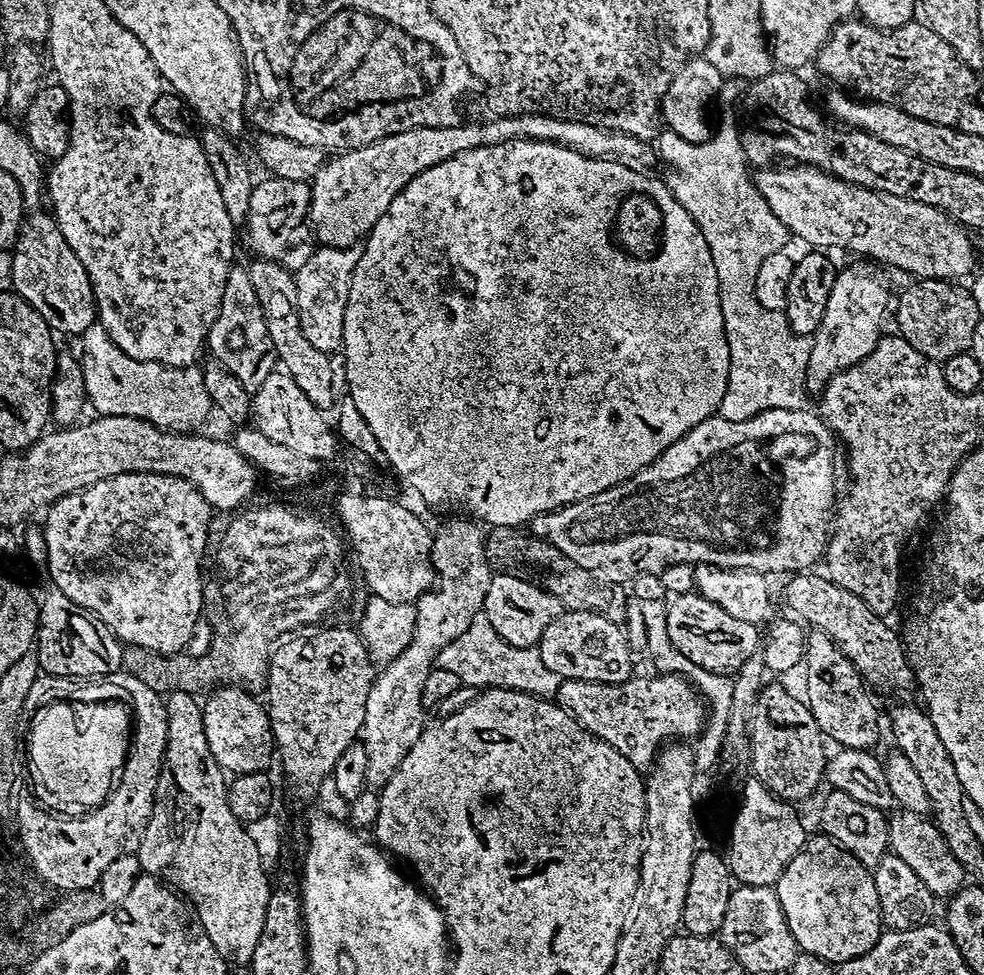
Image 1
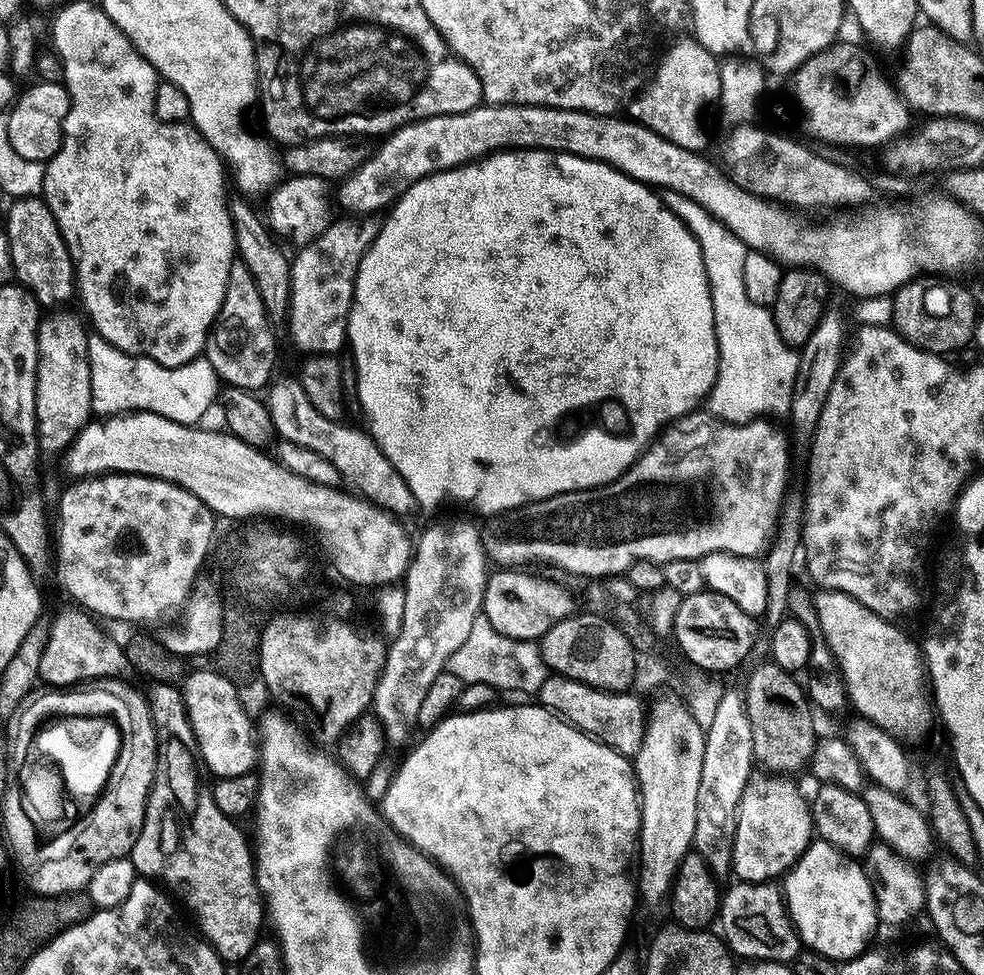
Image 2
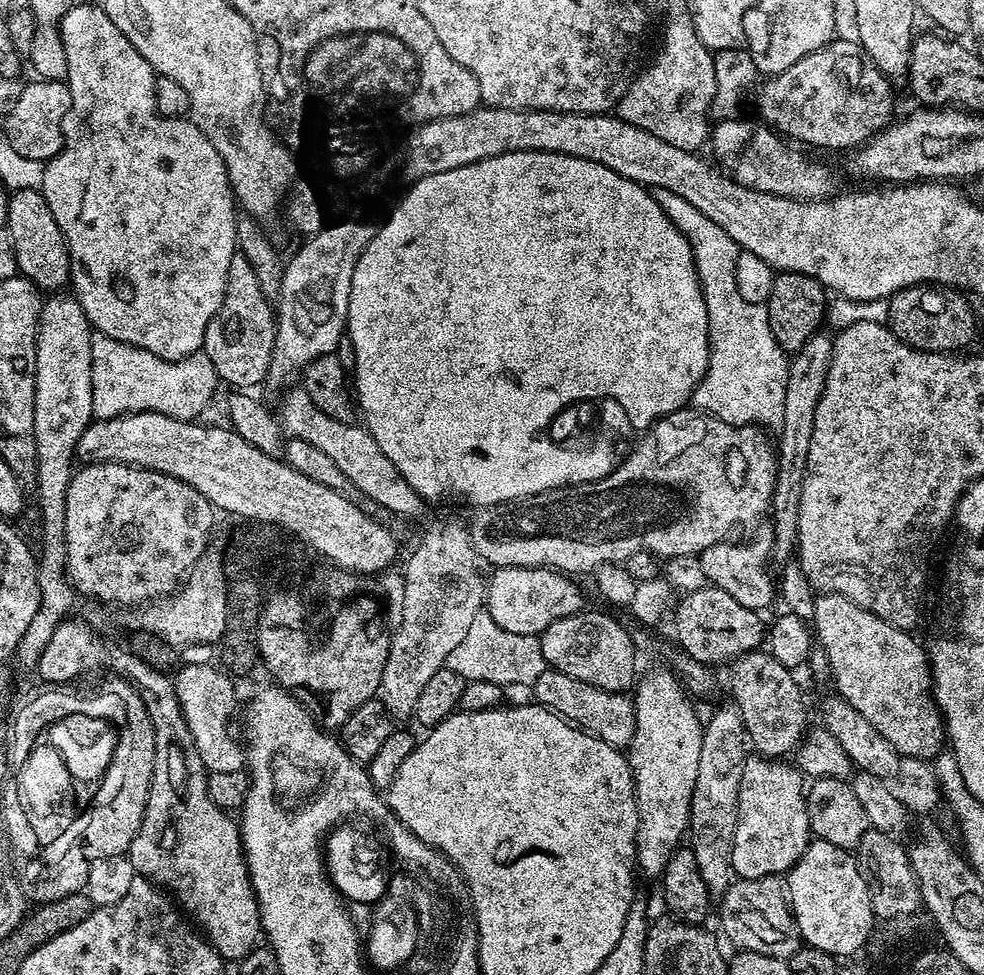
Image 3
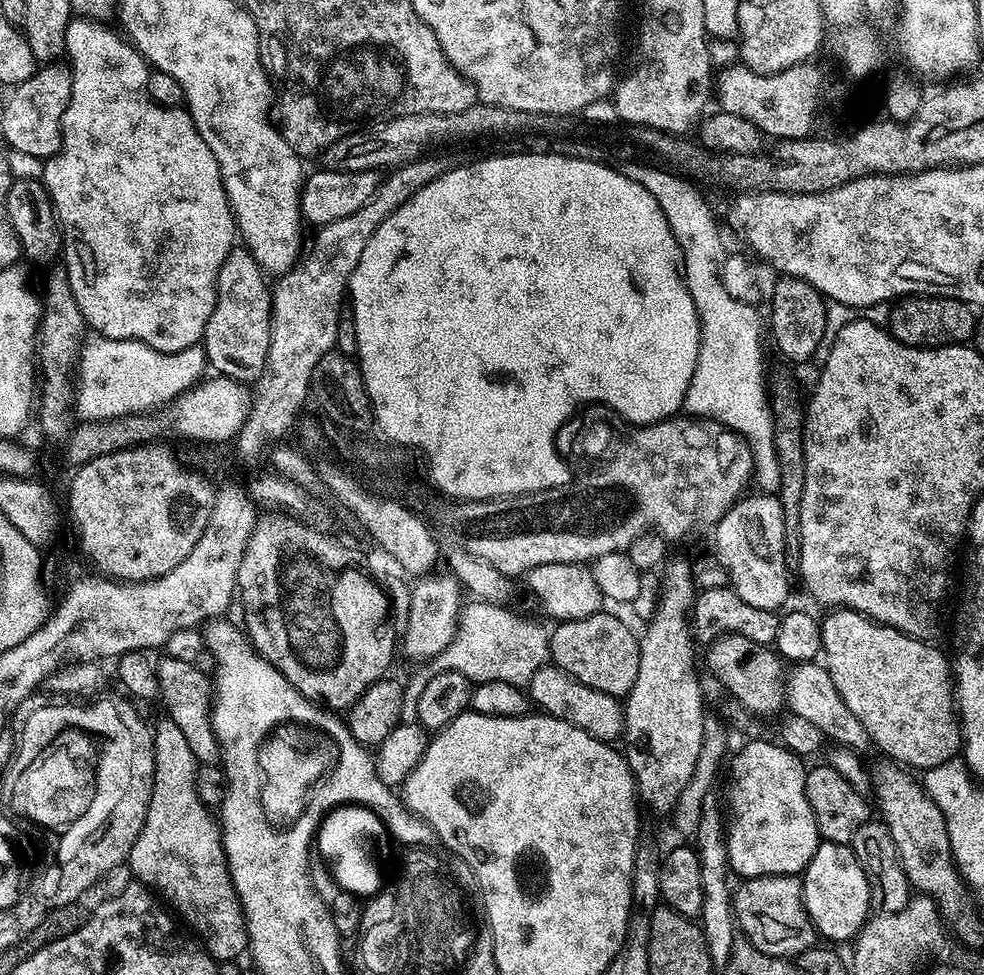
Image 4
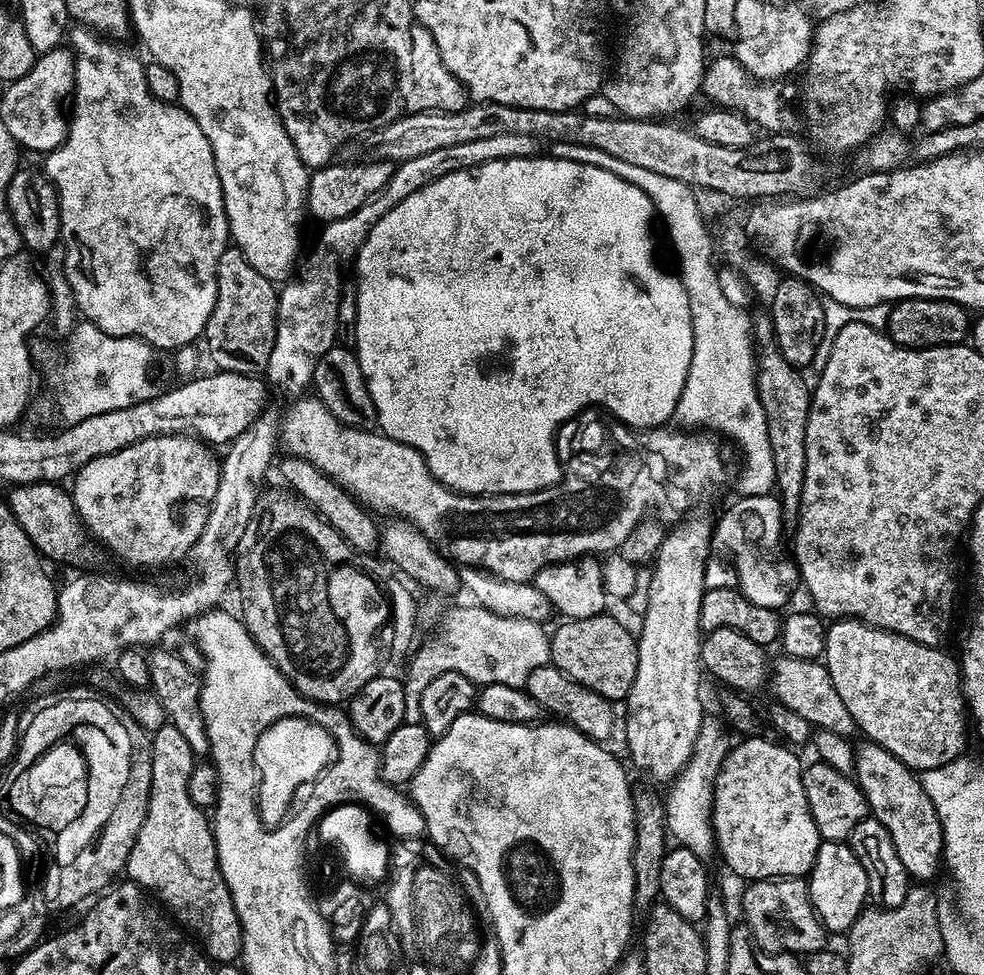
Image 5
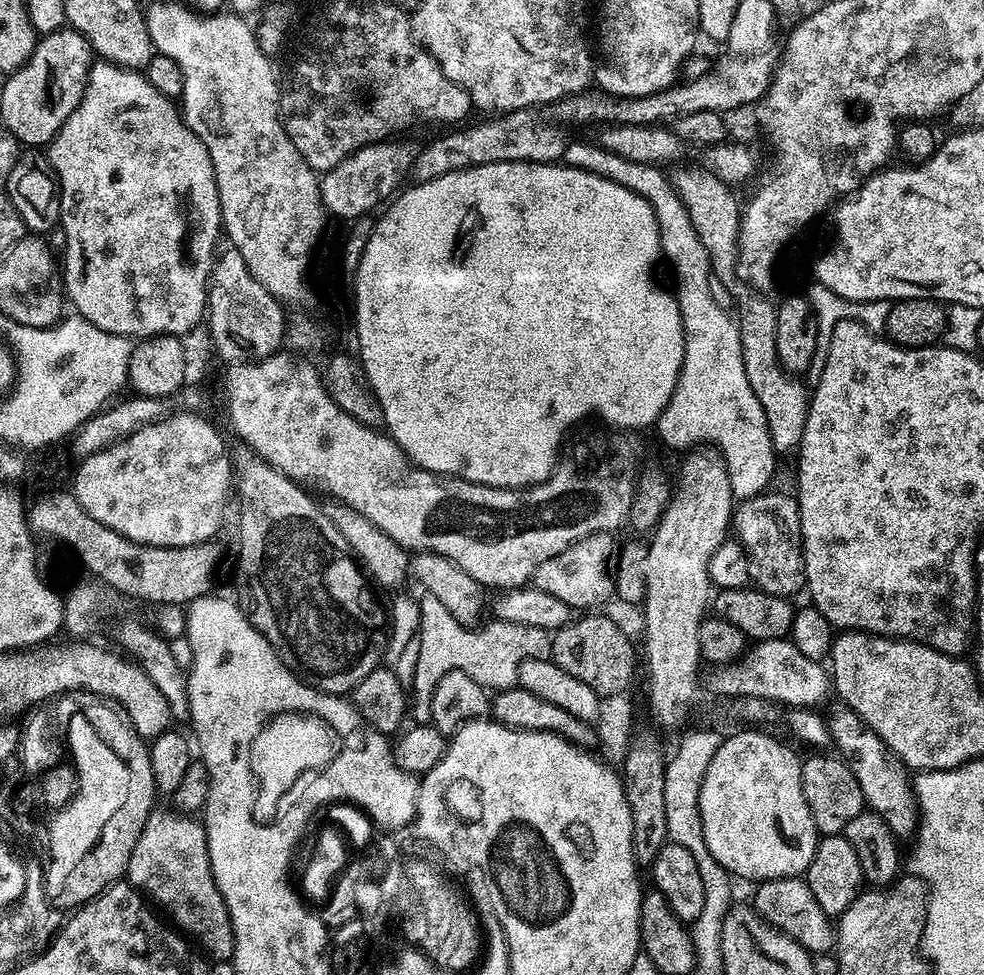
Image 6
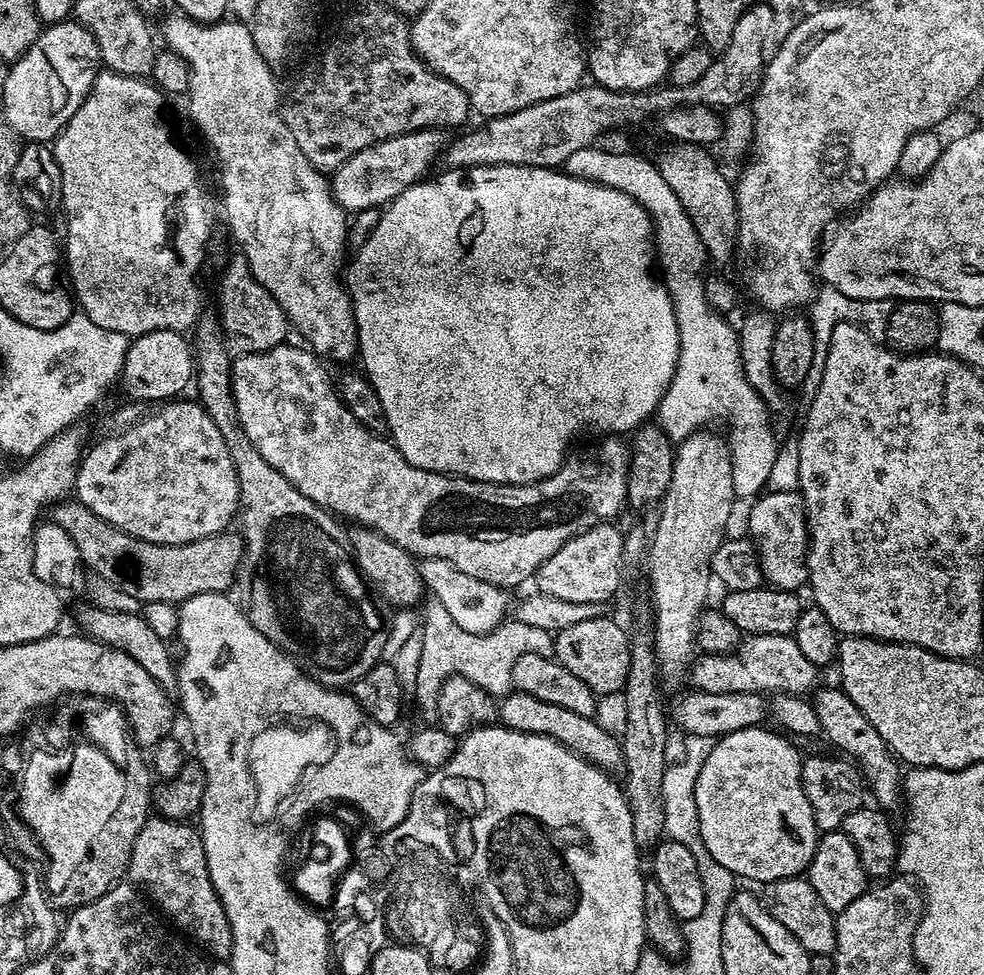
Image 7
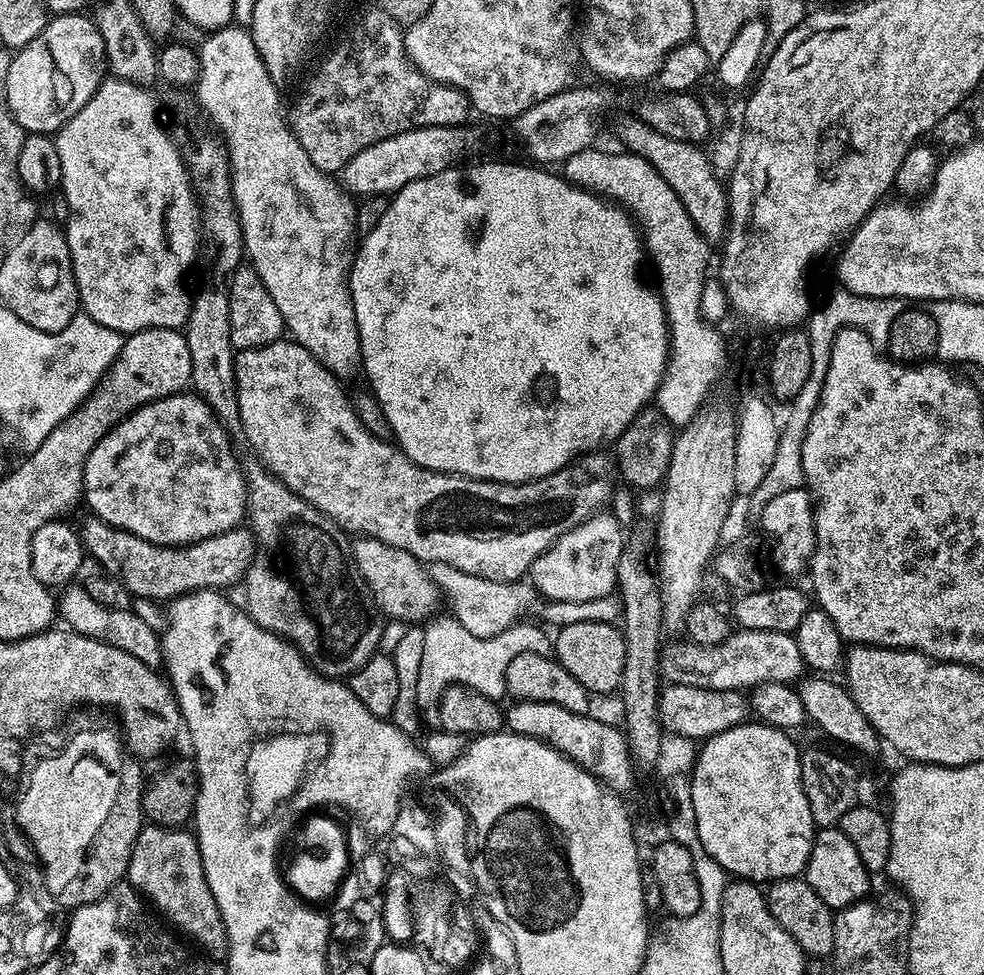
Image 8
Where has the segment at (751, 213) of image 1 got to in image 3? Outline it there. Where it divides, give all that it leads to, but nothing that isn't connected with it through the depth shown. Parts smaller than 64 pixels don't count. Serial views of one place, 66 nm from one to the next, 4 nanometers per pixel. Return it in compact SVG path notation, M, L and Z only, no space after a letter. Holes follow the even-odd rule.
M665 188L655 189L658 206L674 222L676 229L690 242L700 289L708 315L708 370L693 394L691 403L709 416L737 426L779 425L784 419L789 357L778 346L770 330L768 310L763 304L751 304L738 294L736 263L742 249L698 206L678 198Z

